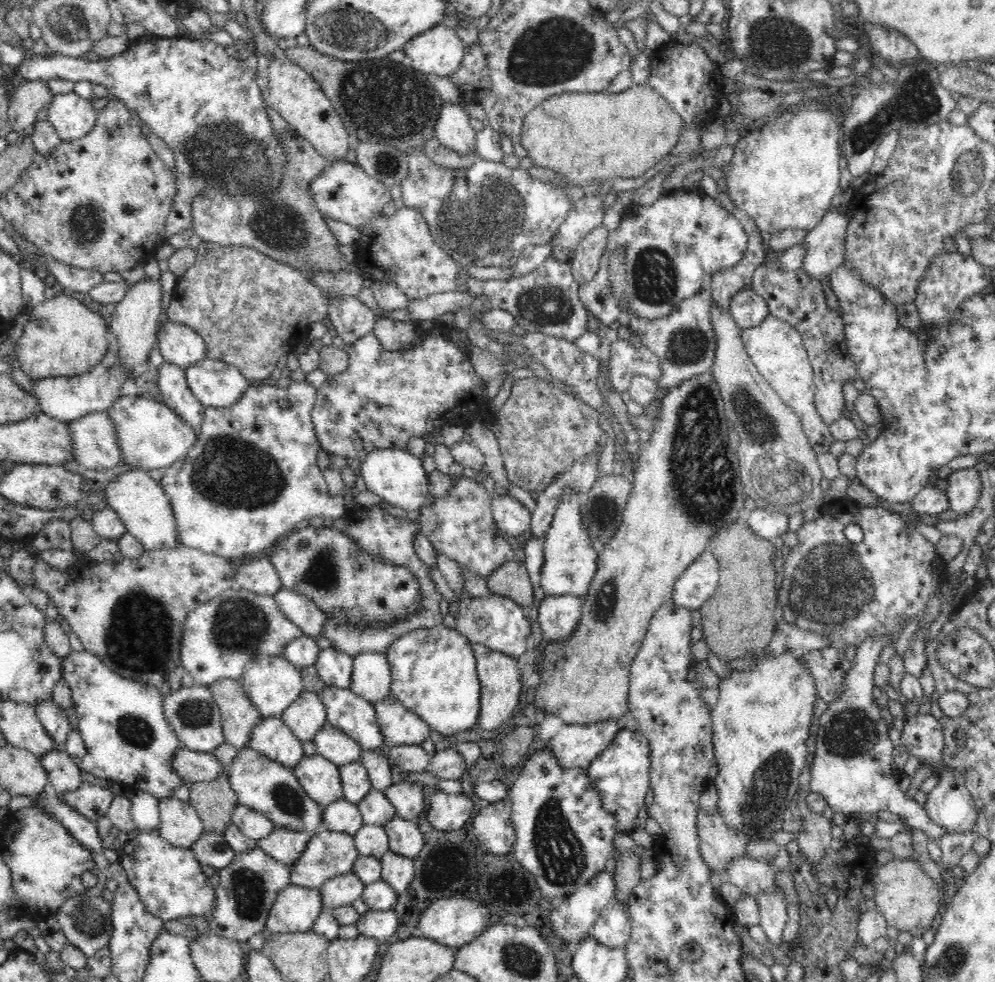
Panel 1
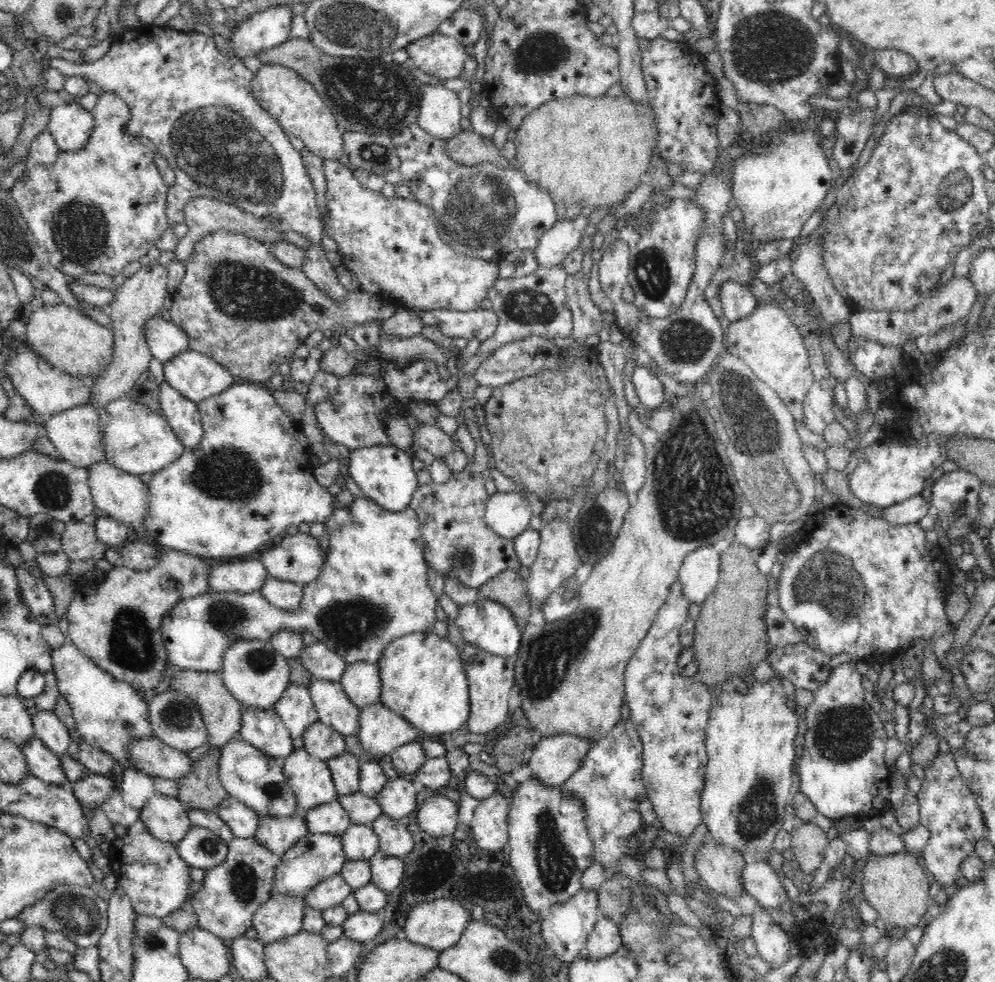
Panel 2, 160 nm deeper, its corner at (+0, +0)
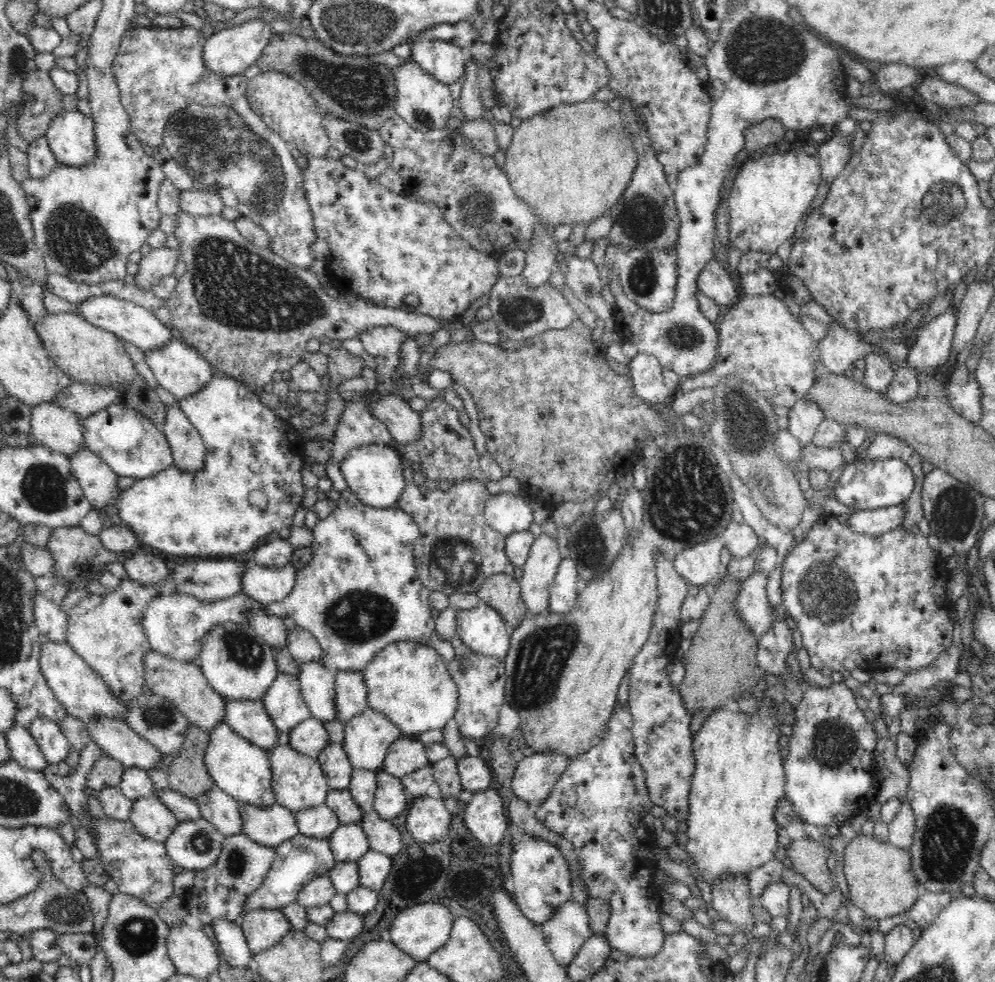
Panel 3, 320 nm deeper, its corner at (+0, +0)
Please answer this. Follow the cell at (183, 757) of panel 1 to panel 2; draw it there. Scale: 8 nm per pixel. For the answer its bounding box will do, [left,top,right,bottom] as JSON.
[127,737,193,781]

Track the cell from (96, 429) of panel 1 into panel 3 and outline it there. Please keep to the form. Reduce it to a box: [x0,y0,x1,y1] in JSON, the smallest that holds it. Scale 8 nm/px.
[31,402,86,456]

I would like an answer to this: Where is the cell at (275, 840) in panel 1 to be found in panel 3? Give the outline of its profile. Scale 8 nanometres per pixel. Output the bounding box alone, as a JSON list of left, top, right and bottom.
[240,803,299,848]

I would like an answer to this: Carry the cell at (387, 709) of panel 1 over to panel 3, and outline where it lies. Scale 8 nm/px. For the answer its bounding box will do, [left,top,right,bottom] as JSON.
[343,707,403,771]

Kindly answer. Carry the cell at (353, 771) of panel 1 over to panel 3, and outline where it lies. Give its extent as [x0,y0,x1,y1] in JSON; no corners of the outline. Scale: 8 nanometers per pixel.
[316,741,353,789]

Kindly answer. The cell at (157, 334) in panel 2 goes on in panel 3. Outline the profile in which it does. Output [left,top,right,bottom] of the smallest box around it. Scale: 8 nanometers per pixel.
[77,295,177,351]

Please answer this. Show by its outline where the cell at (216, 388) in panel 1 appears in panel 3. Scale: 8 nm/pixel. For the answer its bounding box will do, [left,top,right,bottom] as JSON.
[144,335,217,399]

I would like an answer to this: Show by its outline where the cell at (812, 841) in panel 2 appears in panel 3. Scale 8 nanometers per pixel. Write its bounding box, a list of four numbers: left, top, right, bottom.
[786,839,837,894]

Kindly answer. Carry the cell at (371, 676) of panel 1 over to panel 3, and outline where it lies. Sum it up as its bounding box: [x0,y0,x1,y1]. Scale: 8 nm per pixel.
[335,671,367,723]

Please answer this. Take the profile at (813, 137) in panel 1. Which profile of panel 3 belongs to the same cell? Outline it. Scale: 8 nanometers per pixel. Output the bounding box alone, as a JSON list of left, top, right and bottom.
[727,150,822,254]

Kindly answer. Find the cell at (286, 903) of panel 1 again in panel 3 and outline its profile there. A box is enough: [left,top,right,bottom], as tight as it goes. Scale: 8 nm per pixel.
[241,908,292,955]

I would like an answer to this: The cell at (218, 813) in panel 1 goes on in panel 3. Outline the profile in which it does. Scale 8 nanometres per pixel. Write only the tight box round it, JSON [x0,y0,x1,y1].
[165,723,215,799]

